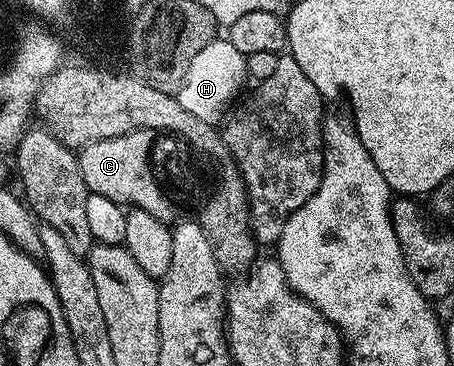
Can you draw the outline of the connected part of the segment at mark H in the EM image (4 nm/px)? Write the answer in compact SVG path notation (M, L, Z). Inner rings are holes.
M215 38L204 46L204 50L200 50L200 54L196 54L196 58L192 58L192 66L188 66L188 74L176 95L180 106L184 106L188 114L200 118L200 122L217 125L231 111L232 105L239 99L242 83L247 83L247 80L246 57L232 46L229 38Z

